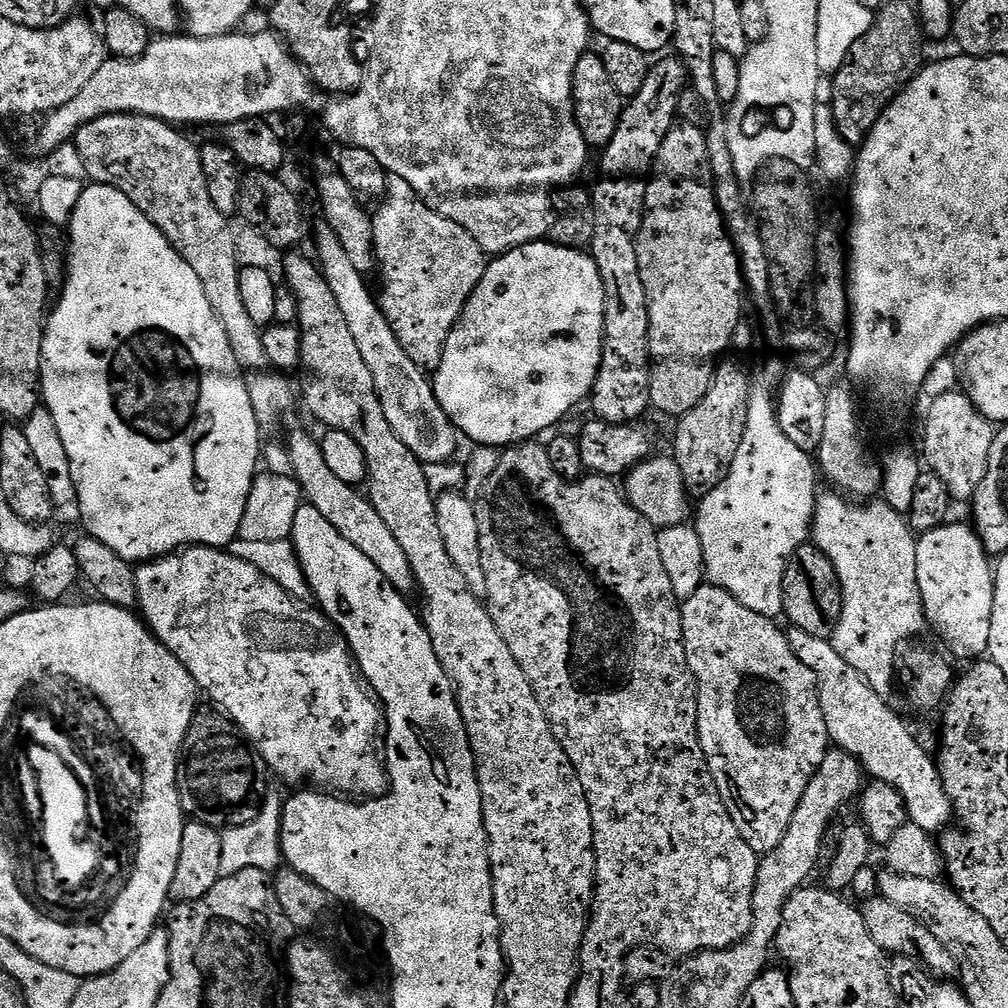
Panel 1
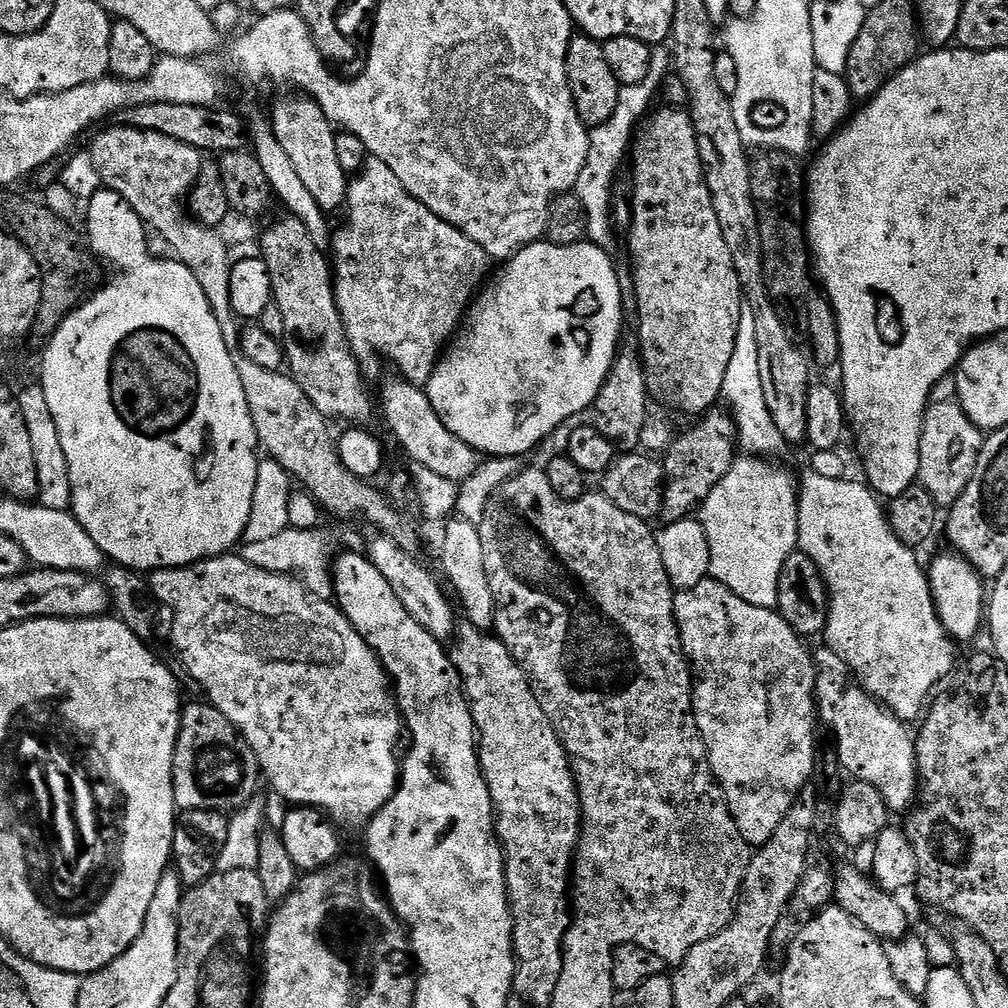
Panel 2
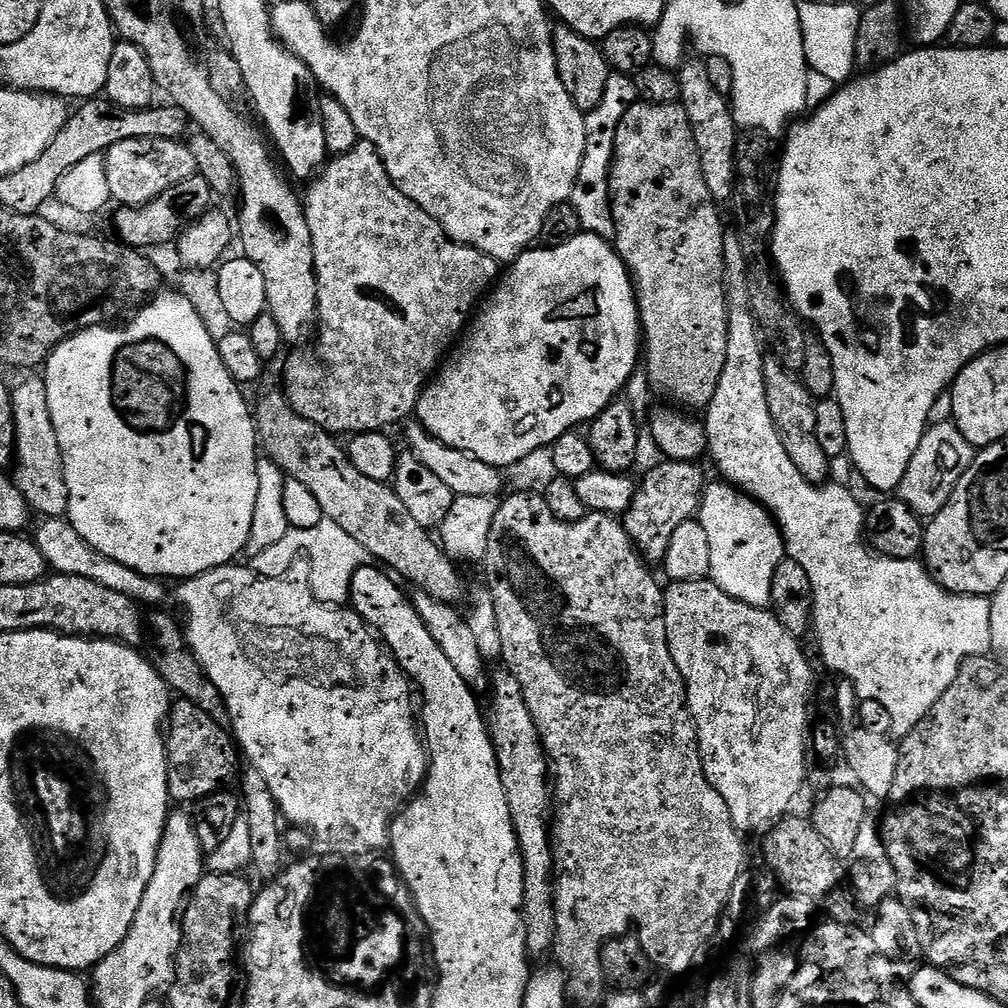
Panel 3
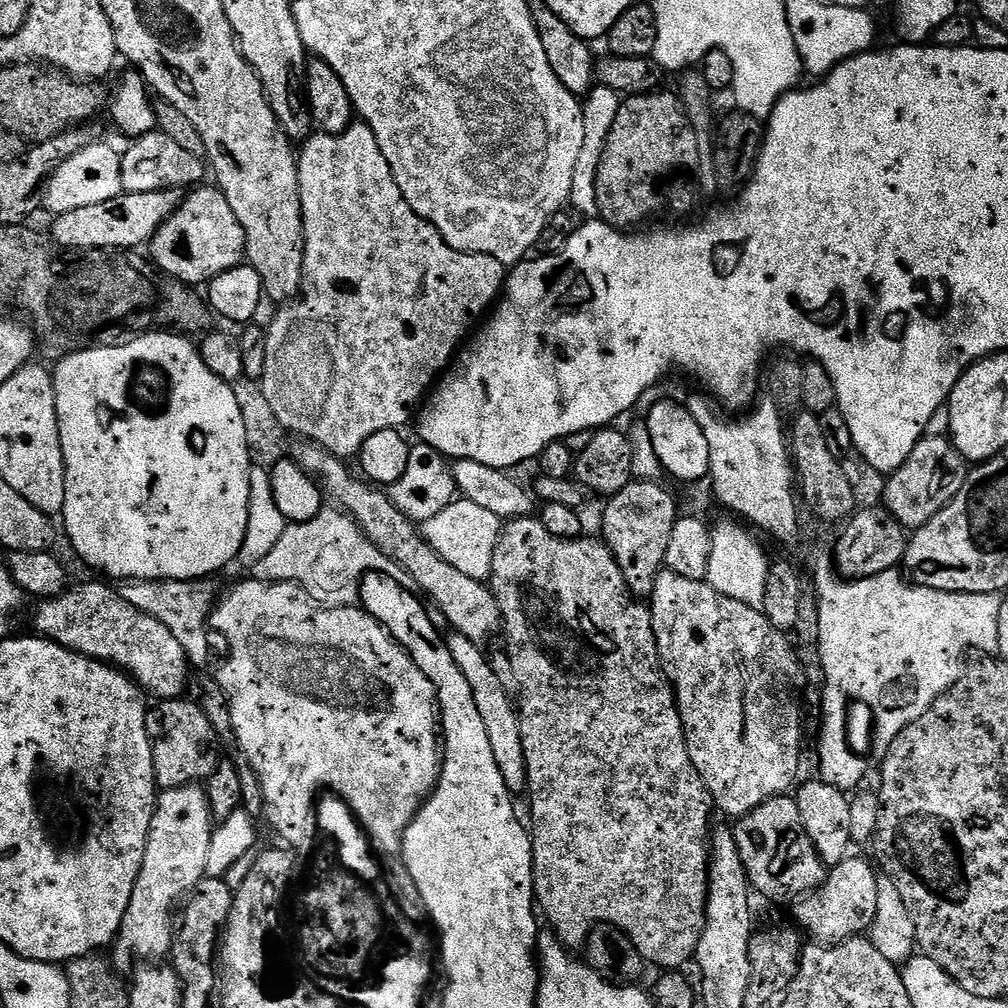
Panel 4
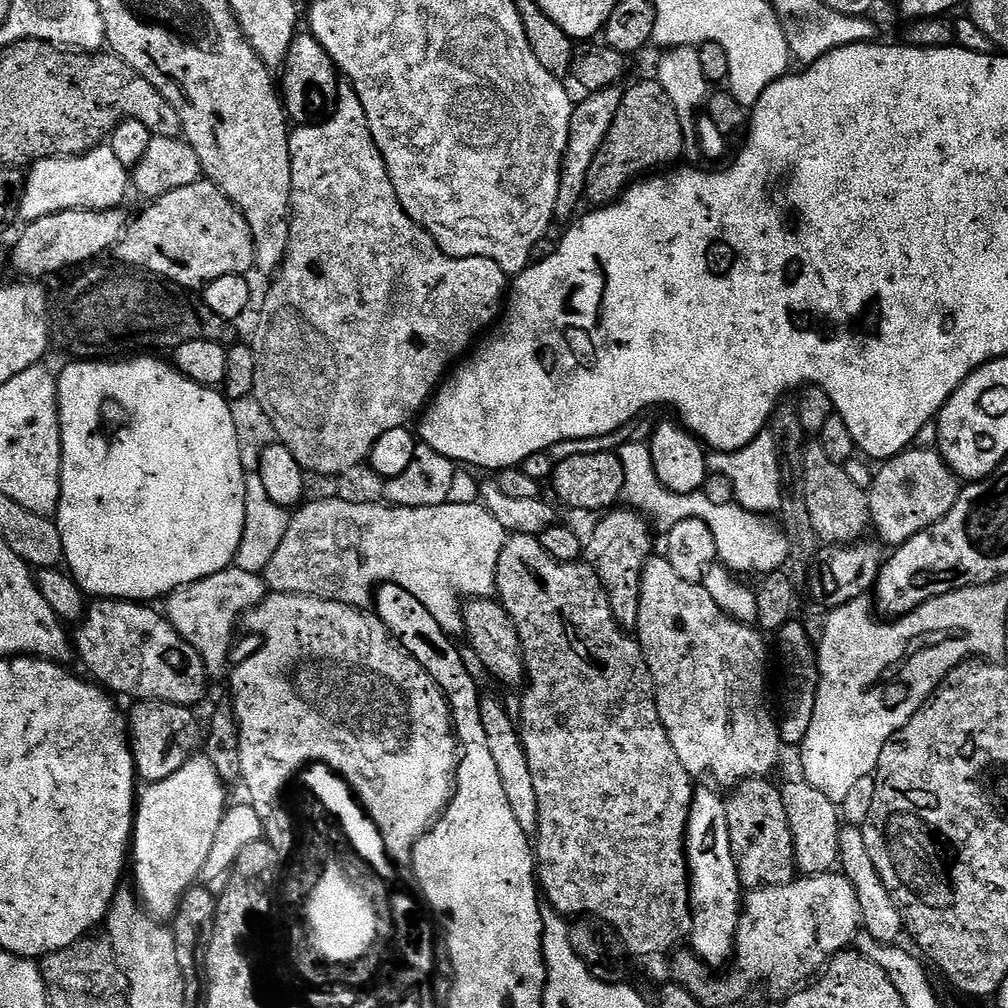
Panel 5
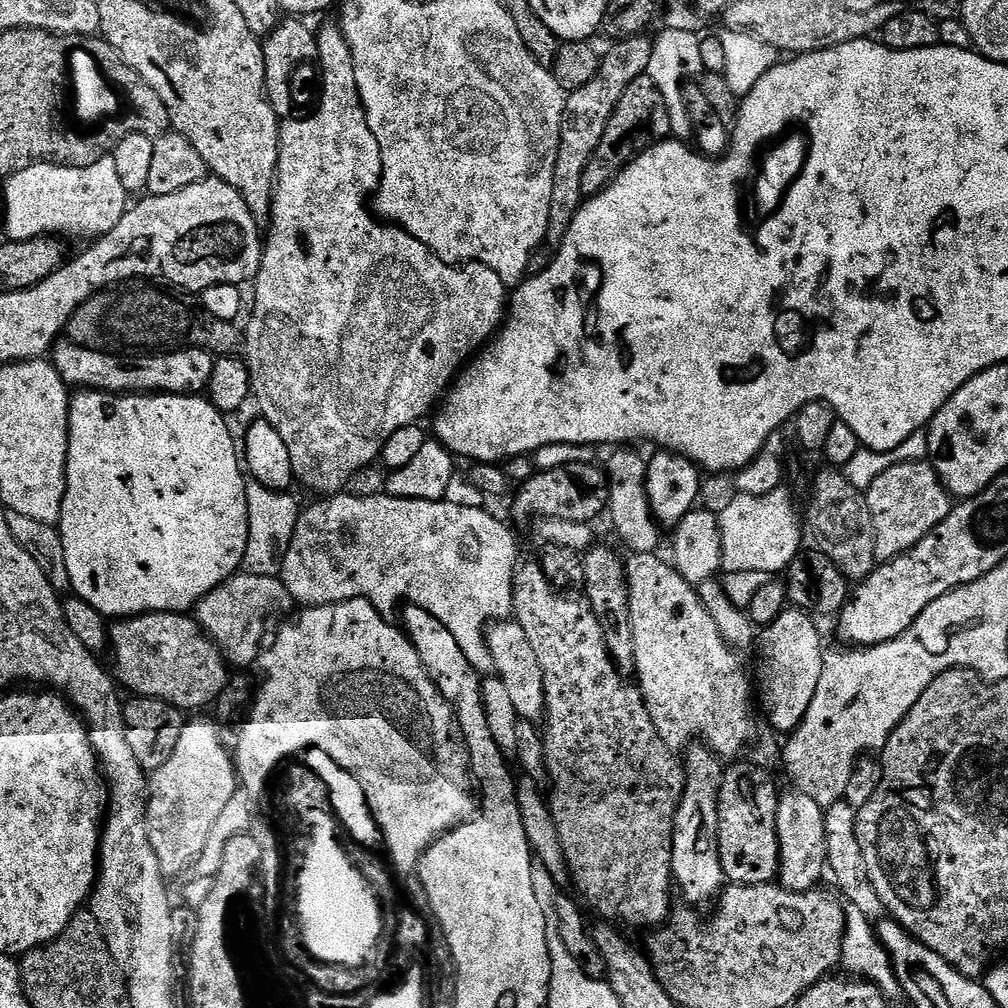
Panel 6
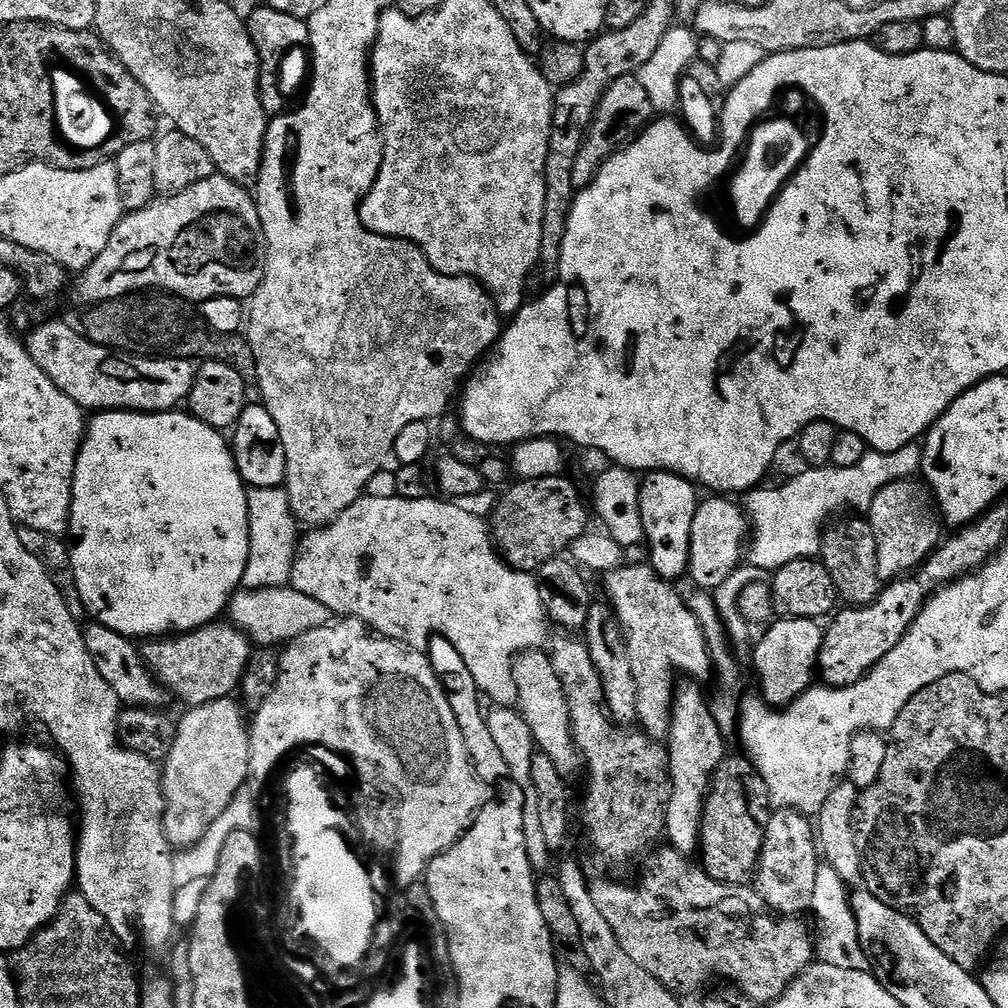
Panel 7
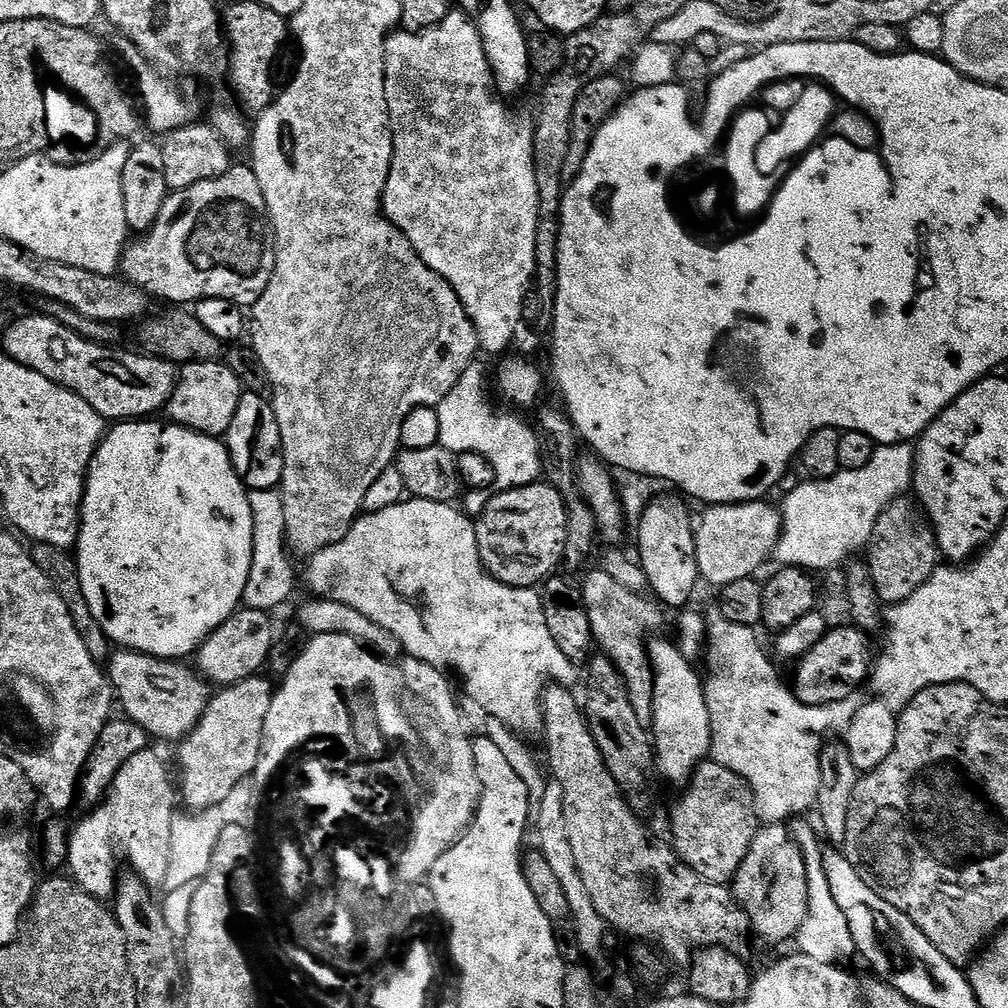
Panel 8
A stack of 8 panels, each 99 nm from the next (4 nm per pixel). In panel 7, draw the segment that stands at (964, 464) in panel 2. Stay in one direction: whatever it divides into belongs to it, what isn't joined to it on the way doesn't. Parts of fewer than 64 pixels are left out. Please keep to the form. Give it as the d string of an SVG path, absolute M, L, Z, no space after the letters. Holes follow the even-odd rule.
M916 478L882 486L866 510L866 519L878 542L878 574L884 582L915 573L942 540L942 517L932 496L932 489Z

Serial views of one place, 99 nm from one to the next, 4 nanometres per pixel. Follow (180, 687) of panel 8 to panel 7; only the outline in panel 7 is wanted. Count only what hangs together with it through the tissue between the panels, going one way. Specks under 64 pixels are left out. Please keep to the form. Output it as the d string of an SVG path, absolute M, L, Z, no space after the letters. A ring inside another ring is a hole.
M92 622L89 628L85 627L82 632L82 648L88 651L91 667L106 678L106 686L118 694L121 705L130 708L155 708L163 709L164 696L166 689L159 680L153 676L148 665L145 664L144 658L139 647L135 648L133 641L129 637L118 634L106 626Z

